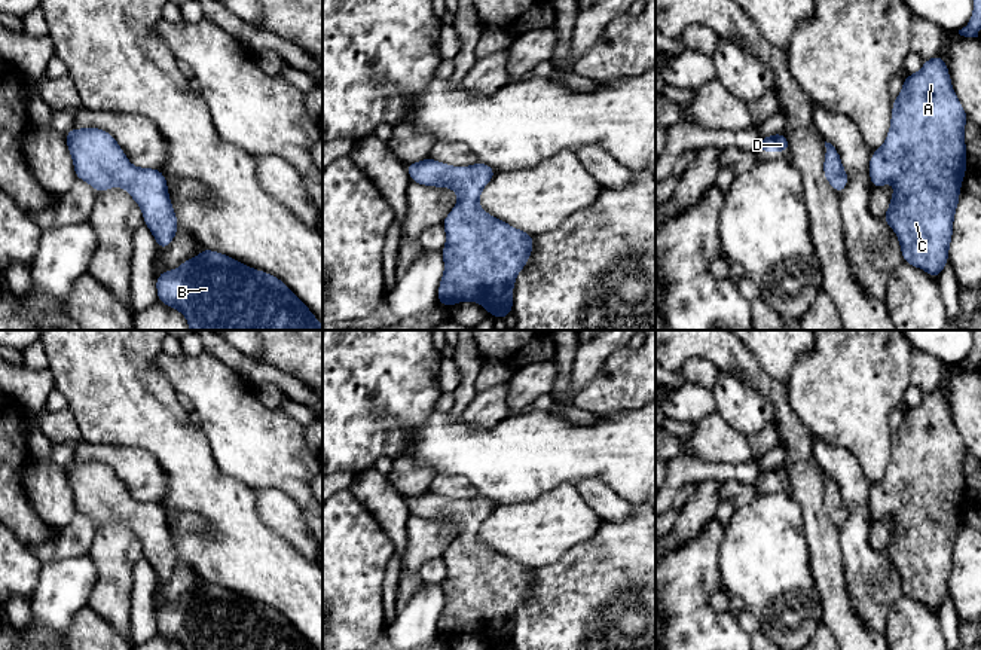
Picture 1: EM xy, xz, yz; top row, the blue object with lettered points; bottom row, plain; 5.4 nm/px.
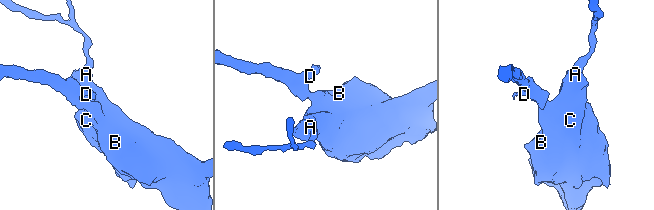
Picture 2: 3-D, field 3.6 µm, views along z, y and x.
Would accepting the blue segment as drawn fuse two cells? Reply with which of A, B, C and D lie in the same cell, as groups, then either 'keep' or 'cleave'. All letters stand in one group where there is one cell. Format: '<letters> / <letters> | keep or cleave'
A B C D | keep

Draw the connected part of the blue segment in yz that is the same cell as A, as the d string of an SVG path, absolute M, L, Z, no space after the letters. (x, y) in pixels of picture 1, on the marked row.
M935 55L920 71L904 77L901 94L893 98L892 120L886 141L872 152L870 180L875 189L893 181L895 192L883 220L895 231L902 262L939 278L948 263L954 211L966 173L966 112L954 94L948 67Z

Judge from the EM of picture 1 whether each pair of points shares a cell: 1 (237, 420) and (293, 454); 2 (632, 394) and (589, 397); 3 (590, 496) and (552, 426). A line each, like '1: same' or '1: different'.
1: same
2: same
3: different

